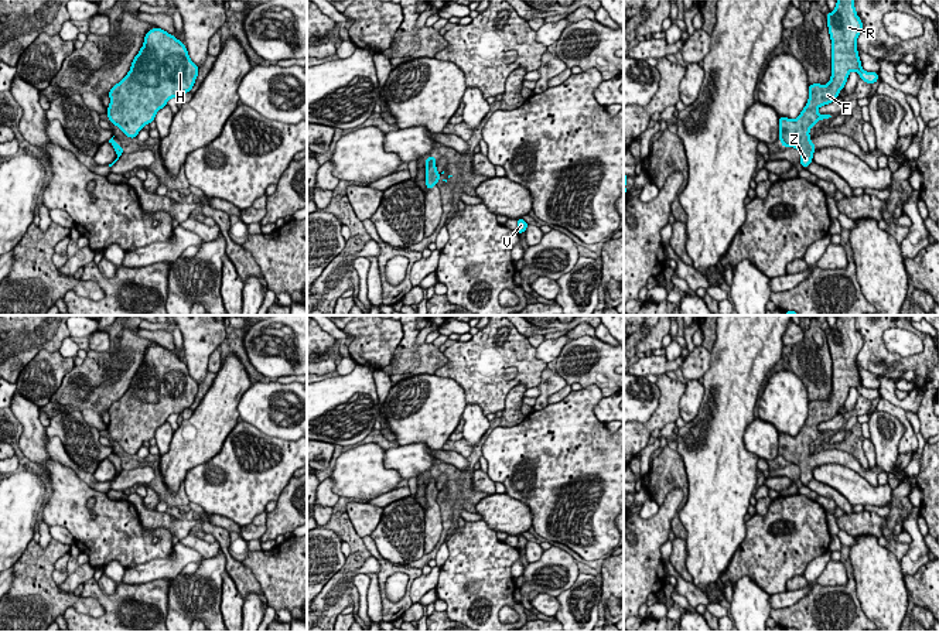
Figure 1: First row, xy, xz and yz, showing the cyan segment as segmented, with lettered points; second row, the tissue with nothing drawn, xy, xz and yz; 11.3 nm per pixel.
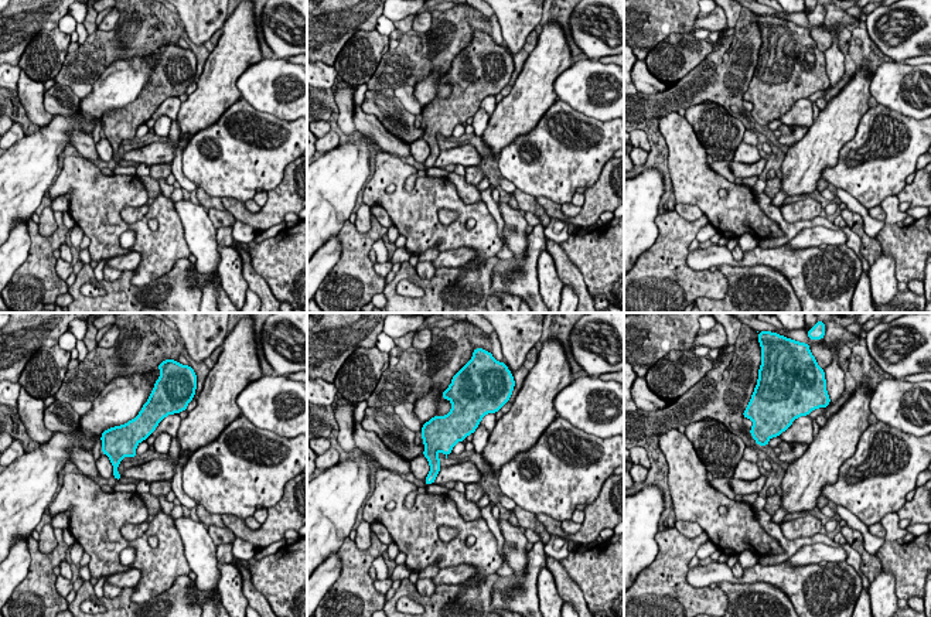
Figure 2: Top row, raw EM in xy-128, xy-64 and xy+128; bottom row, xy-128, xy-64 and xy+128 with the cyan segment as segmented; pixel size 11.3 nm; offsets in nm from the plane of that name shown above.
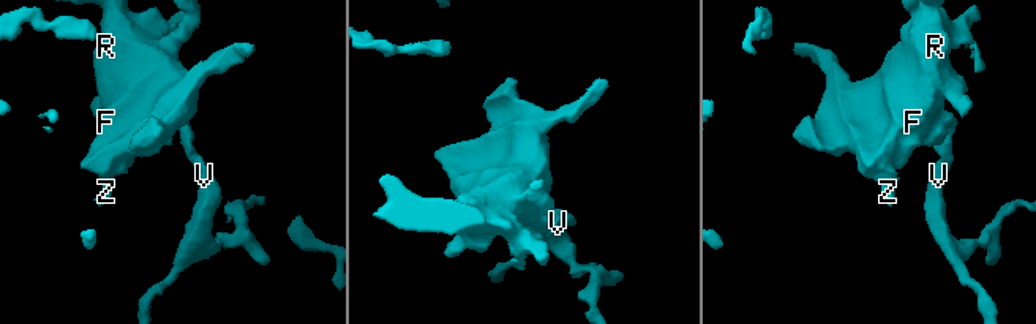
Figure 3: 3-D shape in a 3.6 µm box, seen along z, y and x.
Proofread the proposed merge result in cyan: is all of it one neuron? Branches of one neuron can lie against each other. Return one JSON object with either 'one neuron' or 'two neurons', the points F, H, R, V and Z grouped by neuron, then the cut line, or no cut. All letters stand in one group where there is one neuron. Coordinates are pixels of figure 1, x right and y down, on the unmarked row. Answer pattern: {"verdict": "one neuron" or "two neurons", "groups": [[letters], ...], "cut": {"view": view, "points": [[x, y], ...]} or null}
{"verdict": "one neuron", "groups": [["F", "H", "R", "V", "Z"]], "cut": null}

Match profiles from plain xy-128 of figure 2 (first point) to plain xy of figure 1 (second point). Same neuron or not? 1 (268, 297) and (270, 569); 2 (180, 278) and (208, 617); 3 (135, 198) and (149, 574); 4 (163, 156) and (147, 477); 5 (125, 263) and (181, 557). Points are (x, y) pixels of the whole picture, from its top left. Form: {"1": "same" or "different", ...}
{"1": "different", "2": "different", "3": "different", "4": "same", "5": "same"}

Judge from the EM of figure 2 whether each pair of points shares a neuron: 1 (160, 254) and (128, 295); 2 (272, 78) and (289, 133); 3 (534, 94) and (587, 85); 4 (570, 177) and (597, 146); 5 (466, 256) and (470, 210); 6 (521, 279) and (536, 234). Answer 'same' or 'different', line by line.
1: different
2: different
3: different
4: same
5: different
6: same

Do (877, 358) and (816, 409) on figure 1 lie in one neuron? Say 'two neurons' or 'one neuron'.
two neurons

